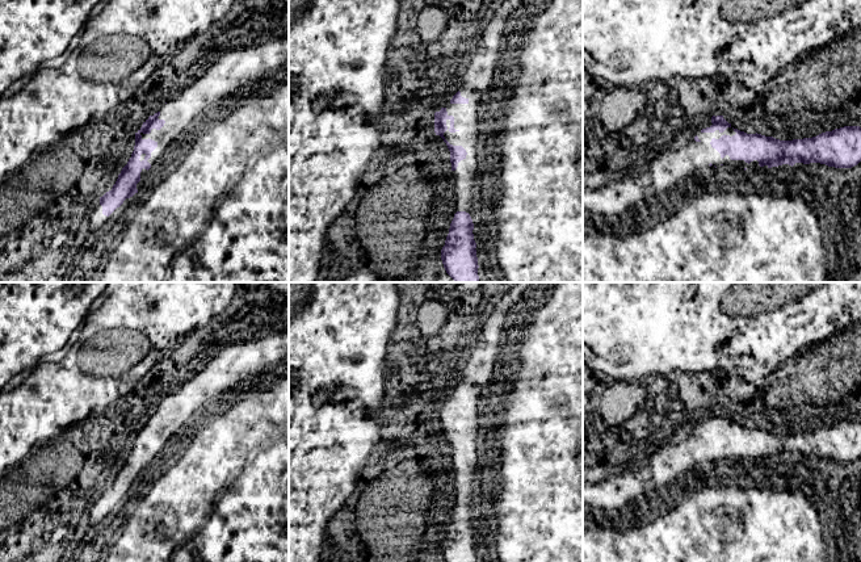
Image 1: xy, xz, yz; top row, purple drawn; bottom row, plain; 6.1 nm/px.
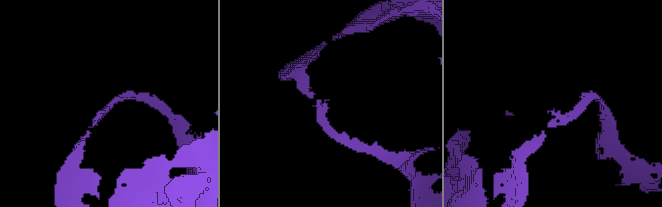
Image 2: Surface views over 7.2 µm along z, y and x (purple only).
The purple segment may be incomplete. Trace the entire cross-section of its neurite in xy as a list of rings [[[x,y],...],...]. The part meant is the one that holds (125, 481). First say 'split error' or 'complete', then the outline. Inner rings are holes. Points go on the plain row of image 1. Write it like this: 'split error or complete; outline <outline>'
complete; outline [[[160,406],[150,410],[135,427],[135,440],[127,458],[122,462],[121,467],[113,482],[100,491],[102,508],[109,511],[117,502],[119,502],[126,492],[138,487],[136,478],[140,475],[142,464],[150,464],[151,458],[147,456],[151,446],[158,441],[158,436],[152,433],[143,433],[143,428],[150,428],[152,423],[160,424],[165,415],[159,414]]]

